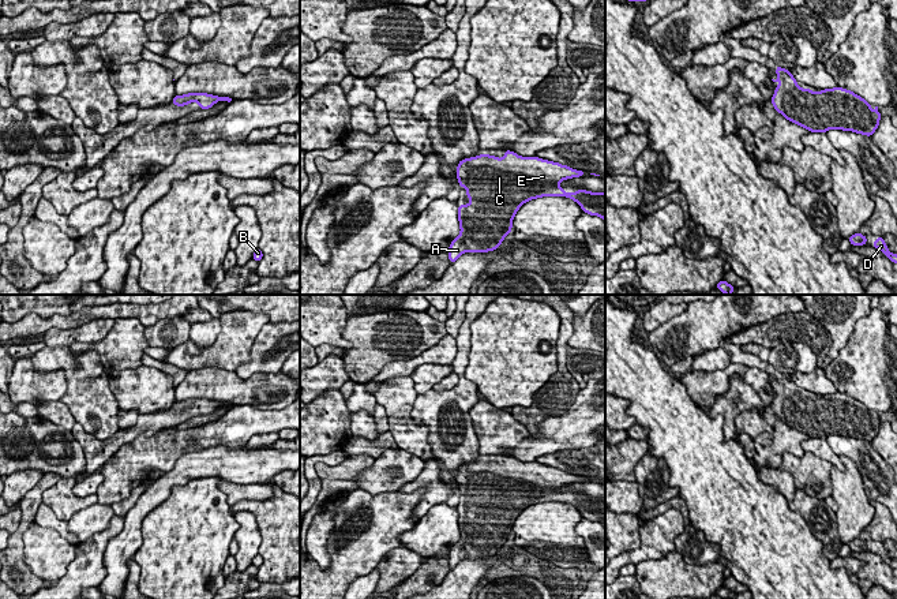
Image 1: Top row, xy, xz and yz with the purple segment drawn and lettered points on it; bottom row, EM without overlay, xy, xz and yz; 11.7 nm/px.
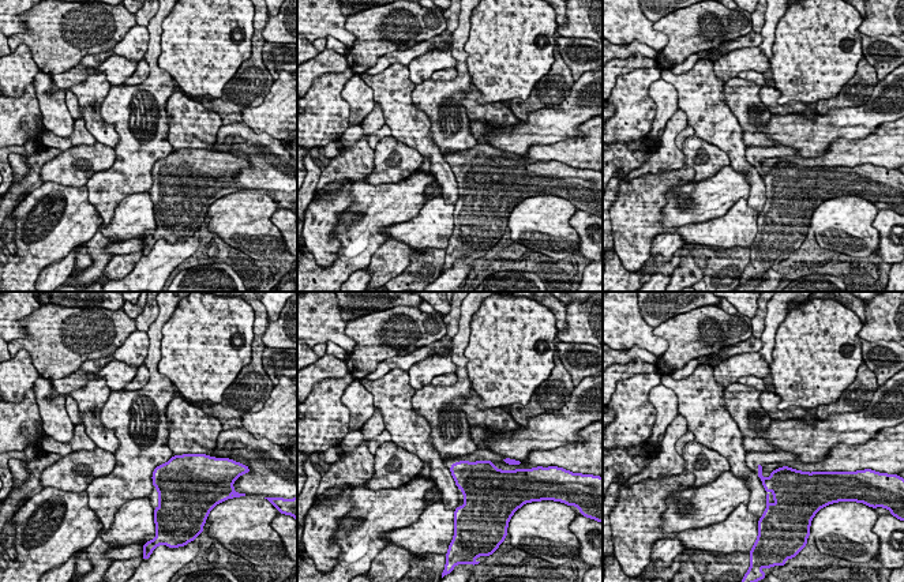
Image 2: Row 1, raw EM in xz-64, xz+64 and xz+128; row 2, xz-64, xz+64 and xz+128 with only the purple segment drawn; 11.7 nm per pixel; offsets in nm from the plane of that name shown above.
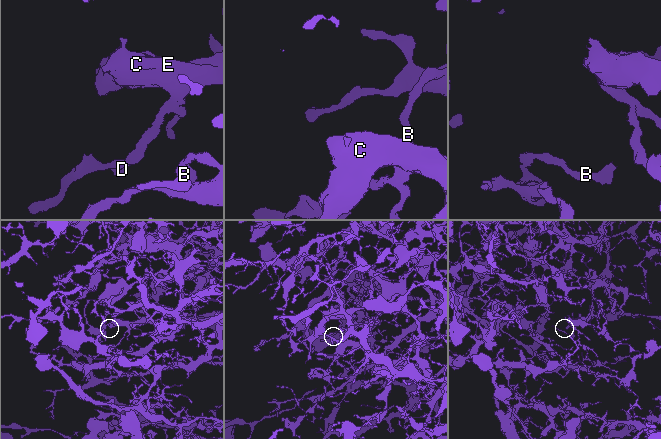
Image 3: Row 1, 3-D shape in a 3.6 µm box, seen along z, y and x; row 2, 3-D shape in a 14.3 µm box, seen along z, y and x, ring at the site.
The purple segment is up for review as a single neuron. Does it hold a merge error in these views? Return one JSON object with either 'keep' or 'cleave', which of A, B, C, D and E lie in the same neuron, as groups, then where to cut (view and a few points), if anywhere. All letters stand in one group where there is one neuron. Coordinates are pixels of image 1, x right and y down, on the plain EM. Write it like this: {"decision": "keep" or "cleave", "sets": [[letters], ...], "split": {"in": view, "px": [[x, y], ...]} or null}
{"decision": "keep", "sets": [["A", "B", "C", "D", "E"]], "split": null}

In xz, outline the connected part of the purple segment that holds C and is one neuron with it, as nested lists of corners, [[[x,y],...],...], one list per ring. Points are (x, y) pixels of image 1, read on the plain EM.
[[[504,456],[504,463],[498,464],[483,458],[463,464],[457,472],[459,493],[466,494],[468,510],[458,510],[458,527],[461,538],[450,549],[448,565],[454,569],[462,559],[488,558],[496,555],[513,535],[513,525],[519,513],[530,505],[543,502],[564,502],[577,508],[583,518],[601,523],[605,527],[605,498],[592,498],[578,494],[577,498],[564,498],[558,490],[563,486],[585,482],[585,476],[577,476],[559,468],[533,463],[521,463],[511,456]]]

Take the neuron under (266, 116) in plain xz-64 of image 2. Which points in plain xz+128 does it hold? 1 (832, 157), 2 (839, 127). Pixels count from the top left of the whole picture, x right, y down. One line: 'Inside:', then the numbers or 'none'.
Inside: 2

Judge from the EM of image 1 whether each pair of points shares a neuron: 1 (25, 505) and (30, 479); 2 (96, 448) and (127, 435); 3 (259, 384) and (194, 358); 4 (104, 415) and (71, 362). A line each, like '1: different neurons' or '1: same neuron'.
1: different neurons
2: same neuron
3: different neurons
4: same neuron

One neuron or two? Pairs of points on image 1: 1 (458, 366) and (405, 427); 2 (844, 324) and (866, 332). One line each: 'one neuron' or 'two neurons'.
1: two neurons
2: two neurons

